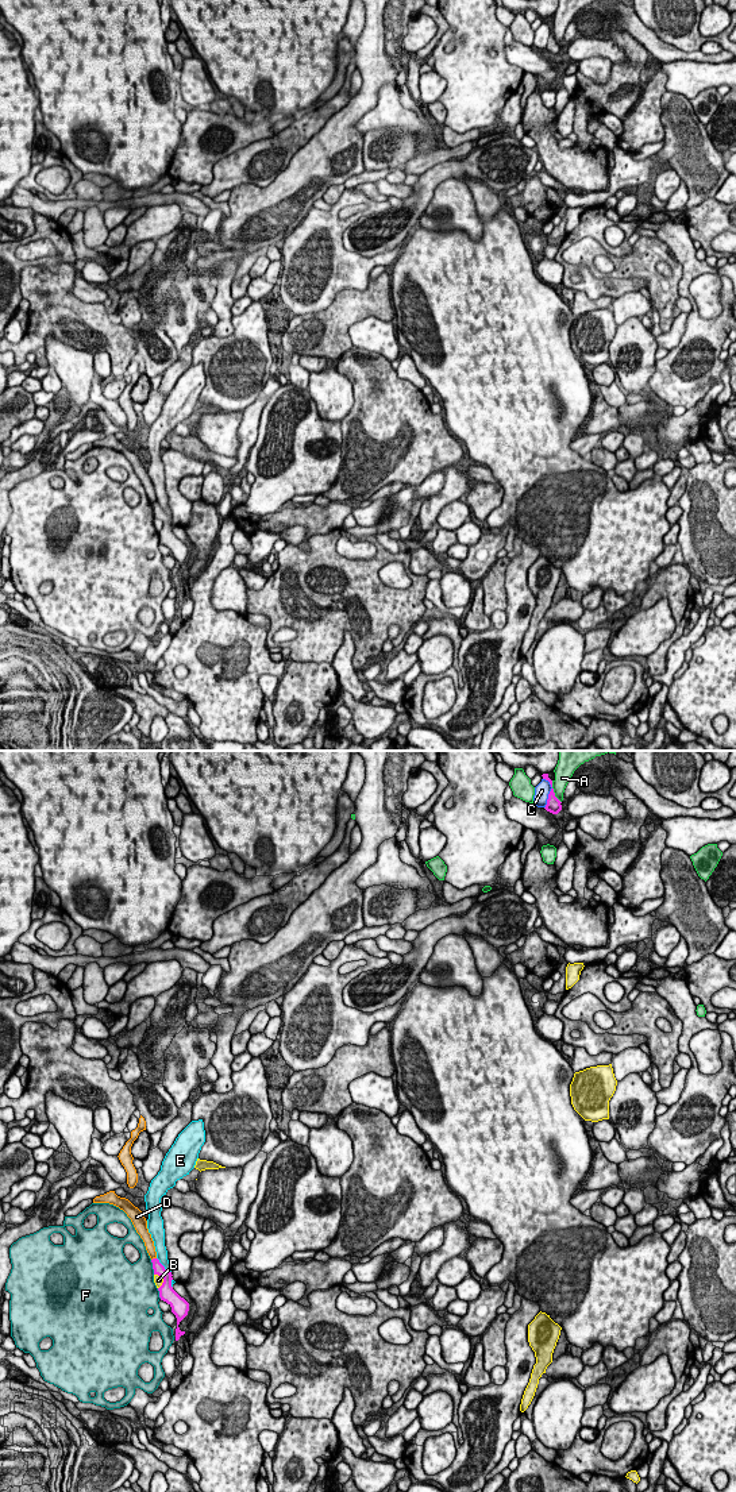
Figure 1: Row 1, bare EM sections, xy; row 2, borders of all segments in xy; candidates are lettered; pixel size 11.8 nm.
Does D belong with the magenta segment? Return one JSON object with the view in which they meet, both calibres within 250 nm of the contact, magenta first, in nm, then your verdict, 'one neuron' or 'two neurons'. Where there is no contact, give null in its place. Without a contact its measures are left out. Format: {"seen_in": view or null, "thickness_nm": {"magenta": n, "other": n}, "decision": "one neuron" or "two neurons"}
{"seen_in": "xy", "thickness_nm": {"magenta": 130, "other": 120}, "decision": "two neurons"}

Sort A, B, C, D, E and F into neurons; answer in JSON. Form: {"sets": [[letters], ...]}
{"sets": [["A"], ["B"], ["C"], ["D"], ["E"], ["F"]]}

